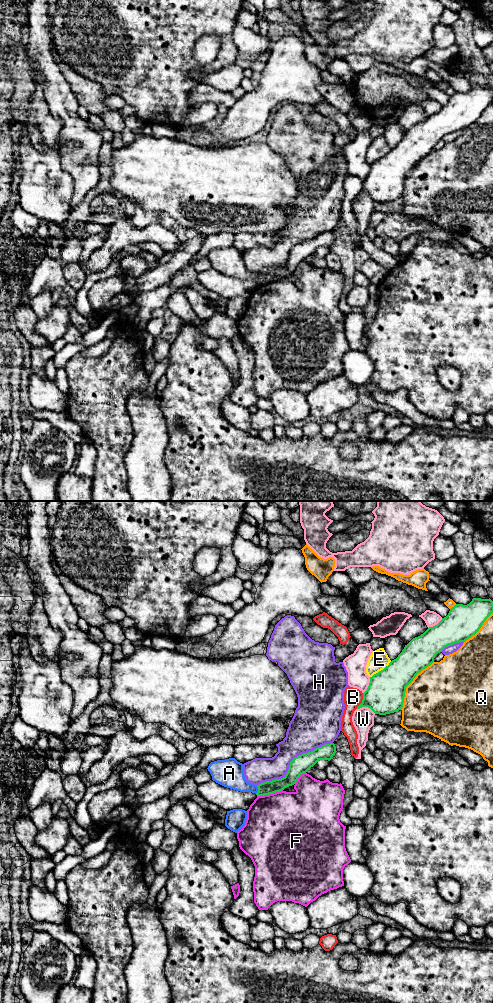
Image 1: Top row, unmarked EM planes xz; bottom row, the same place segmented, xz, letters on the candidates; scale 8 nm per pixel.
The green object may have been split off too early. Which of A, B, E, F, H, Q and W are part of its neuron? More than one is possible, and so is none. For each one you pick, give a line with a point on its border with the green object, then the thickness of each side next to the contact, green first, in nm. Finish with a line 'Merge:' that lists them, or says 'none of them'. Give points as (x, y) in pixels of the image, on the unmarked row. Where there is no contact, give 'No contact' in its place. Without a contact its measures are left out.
Merge: none of them

